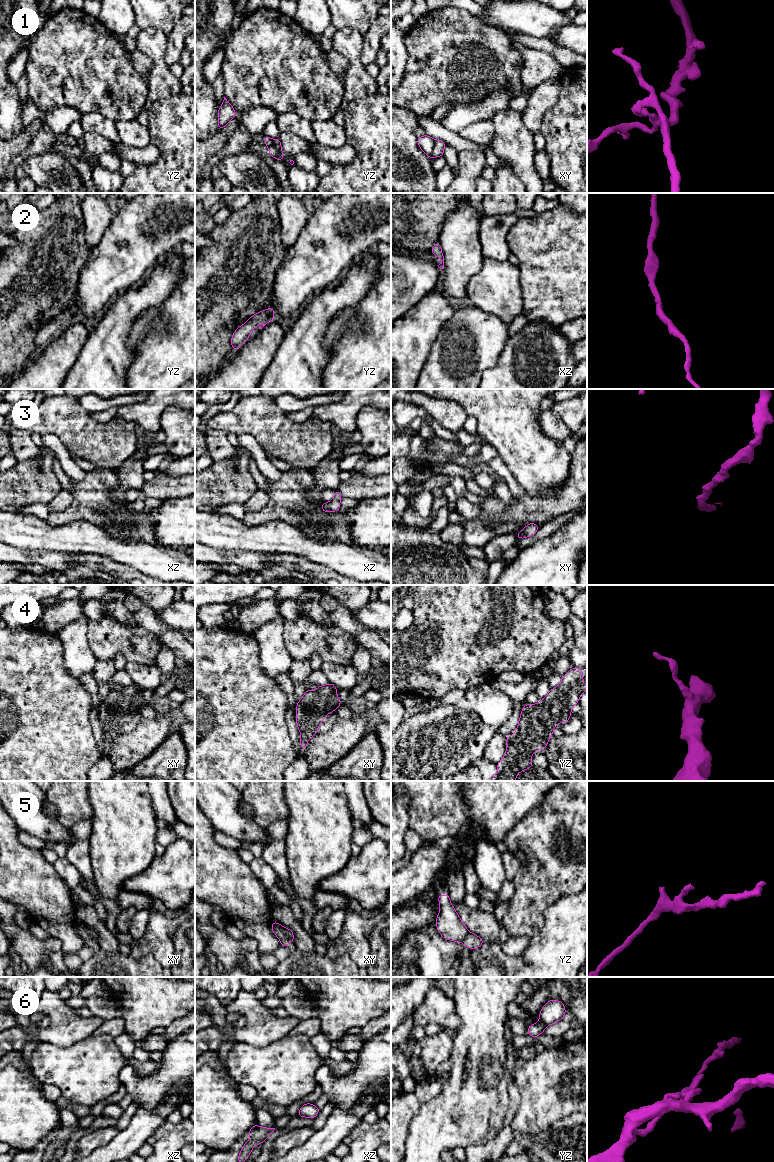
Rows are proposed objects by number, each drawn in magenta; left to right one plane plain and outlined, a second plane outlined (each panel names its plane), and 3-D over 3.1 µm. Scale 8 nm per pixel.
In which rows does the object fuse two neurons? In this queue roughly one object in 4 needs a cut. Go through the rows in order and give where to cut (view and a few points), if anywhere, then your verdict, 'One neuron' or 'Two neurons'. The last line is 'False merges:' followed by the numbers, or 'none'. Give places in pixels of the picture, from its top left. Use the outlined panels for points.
1: Split along xy (435, 140), (433, 156). Two neurons
2: No split. One neuron
3: No split. One neuron
4: No split. One neuron
5: Split along xy (282, 927), (290, 941). Two neurons
6: Split along yz (539, 1020), (546, 1025). Two neurons
False merges: 1, 5, 6

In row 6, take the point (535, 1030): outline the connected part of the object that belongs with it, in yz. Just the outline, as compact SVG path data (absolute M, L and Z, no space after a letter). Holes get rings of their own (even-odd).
M539 1021L536 1024L530 1025L527 1029L527 1034L531 1037L538 1037L541 1033L544 1032L546 1025Z

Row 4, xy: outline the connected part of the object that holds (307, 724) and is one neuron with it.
M330 682L318 686L315 691L306 690L296 705L296 724L301 733L301 750L305 751L308 740L317 734L319 725L328 713L342 705L336 694L337 687Z

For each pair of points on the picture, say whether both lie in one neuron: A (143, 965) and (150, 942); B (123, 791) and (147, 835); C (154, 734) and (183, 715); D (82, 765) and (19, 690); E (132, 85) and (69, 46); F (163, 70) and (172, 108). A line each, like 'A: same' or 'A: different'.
A: different
B: same
C: different
D: same
E: same
F: different

